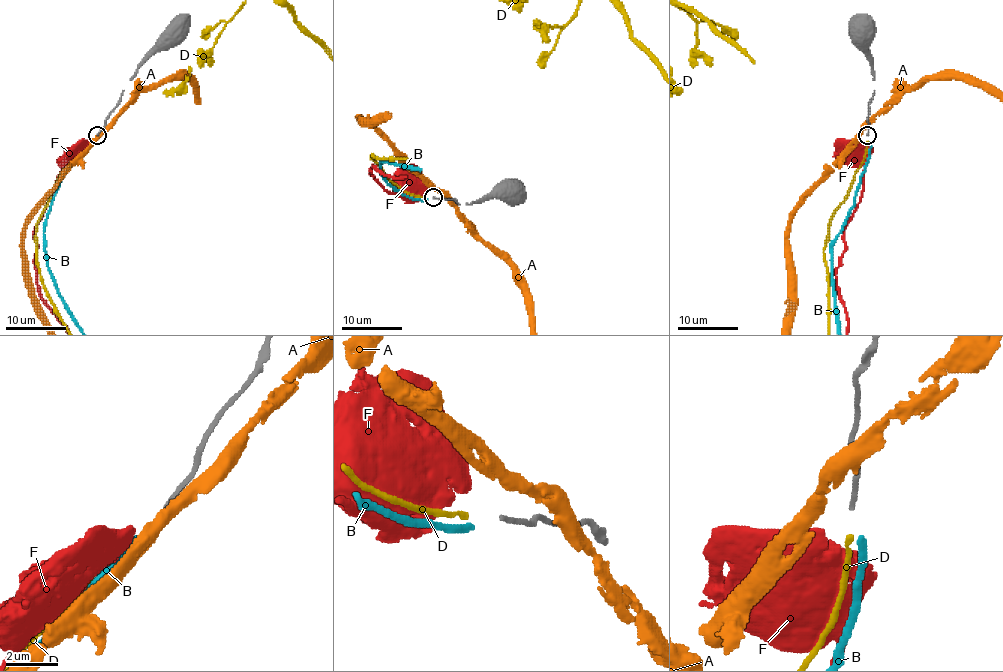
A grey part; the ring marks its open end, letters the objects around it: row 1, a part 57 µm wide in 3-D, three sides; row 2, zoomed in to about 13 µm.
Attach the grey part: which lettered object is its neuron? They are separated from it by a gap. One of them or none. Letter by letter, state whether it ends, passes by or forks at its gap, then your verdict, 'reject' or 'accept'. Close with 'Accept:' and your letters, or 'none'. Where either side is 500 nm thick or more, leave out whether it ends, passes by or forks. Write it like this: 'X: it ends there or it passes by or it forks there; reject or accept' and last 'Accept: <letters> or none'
A: it passes by; reject
B: it ends there; reject
D: it ends there; accept
F: reject
Accept: D

